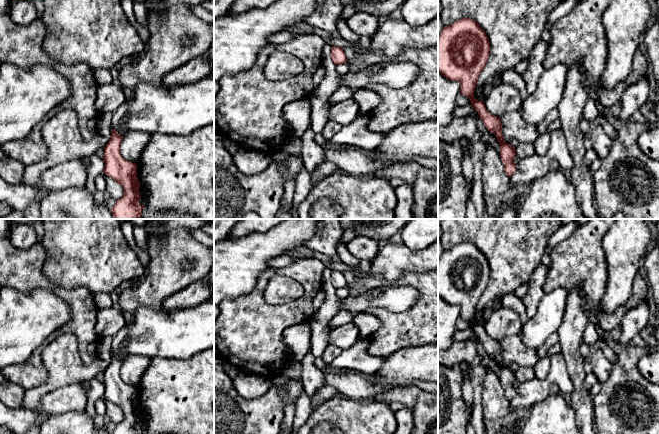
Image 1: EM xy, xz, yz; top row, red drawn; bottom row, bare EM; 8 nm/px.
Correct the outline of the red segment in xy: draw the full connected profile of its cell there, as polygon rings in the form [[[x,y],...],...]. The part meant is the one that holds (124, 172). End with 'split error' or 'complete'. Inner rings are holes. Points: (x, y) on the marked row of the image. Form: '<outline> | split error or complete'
[[[112,129],[109,142],[104,147],[103,172],[123,187],[124,195],[116,200],[111,212],[114,219],[141,219],[144,205],[139,203],[140,183],[137,164],[125,160],[120,153],[123,136]]] | complete

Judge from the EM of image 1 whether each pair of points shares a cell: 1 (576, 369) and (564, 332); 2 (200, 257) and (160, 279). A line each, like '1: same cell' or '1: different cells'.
1: same cell
2: same cell

